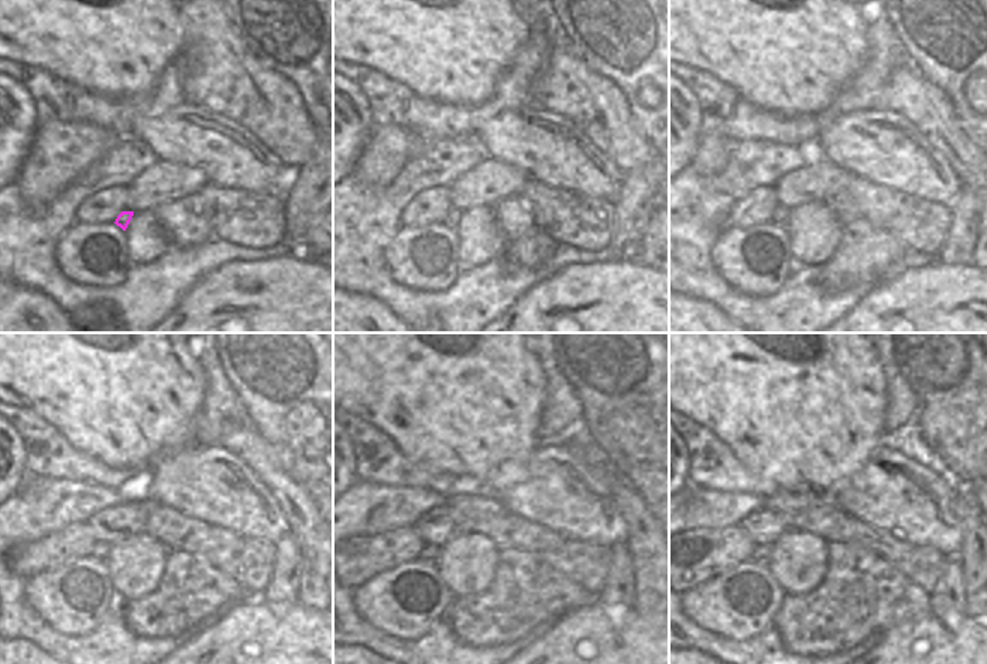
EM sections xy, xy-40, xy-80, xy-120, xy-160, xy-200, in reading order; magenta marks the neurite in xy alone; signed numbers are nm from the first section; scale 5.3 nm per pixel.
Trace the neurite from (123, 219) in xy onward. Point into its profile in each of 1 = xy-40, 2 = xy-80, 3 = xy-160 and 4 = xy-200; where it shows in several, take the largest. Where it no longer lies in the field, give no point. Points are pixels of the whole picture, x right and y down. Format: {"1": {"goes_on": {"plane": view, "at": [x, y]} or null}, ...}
{"1": {"goes_on": {"plane": "xy-40", "at": [452, 221]}}, "2": {"goes_on": {"plane": "xy-80", "at": [780, 215]}}, "3": {"goes_on": {"plane": "xy-160", "at": [429, 552]}}, "4": {"goes_on": {"plane": "xy-200", "at": [761, 555]}}}

